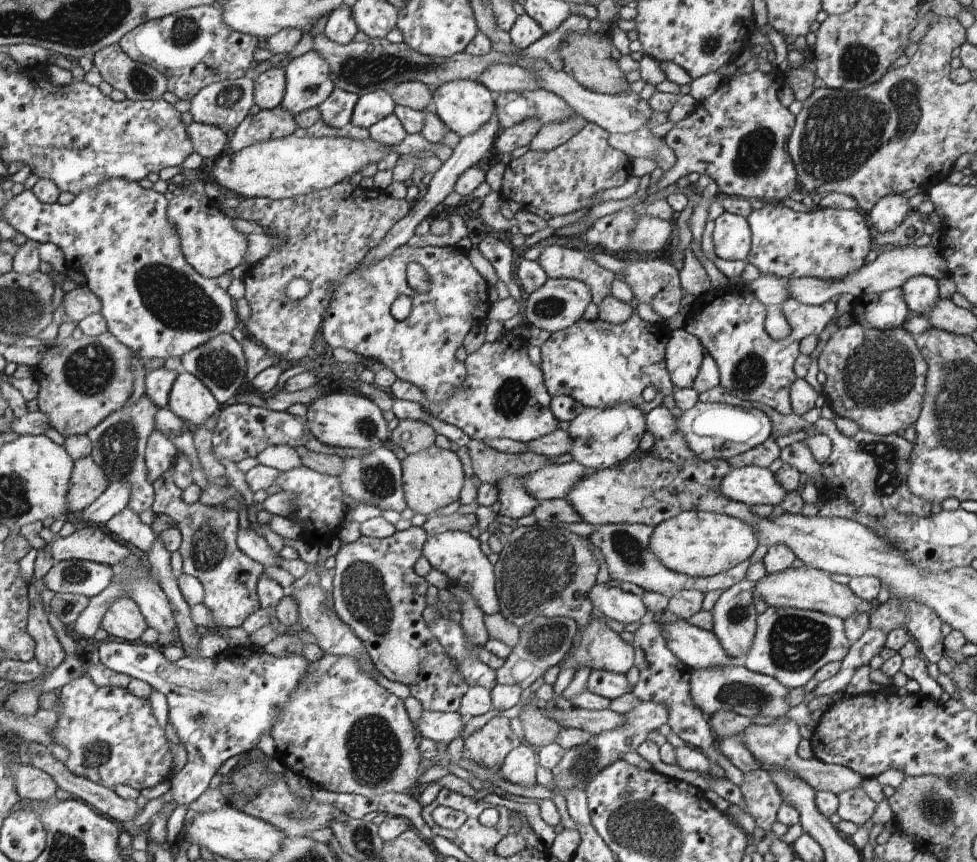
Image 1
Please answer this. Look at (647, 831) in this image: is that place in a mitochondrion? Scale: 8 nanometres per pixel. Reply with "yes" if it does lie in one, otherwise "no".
yes

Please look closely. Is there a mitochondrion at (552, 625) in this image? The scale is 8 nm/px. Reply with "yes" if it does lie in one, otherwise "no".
yes

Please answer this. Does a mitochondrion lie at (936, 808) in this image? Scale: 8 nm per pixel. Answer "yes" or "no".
yes

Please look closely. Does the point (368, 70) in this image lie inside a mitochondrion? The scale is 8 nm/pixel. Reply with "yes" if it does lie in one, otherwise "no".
yes

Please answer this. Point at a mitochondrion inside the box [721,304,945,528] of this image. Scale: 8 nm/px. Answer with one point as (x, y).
(879, 372)

